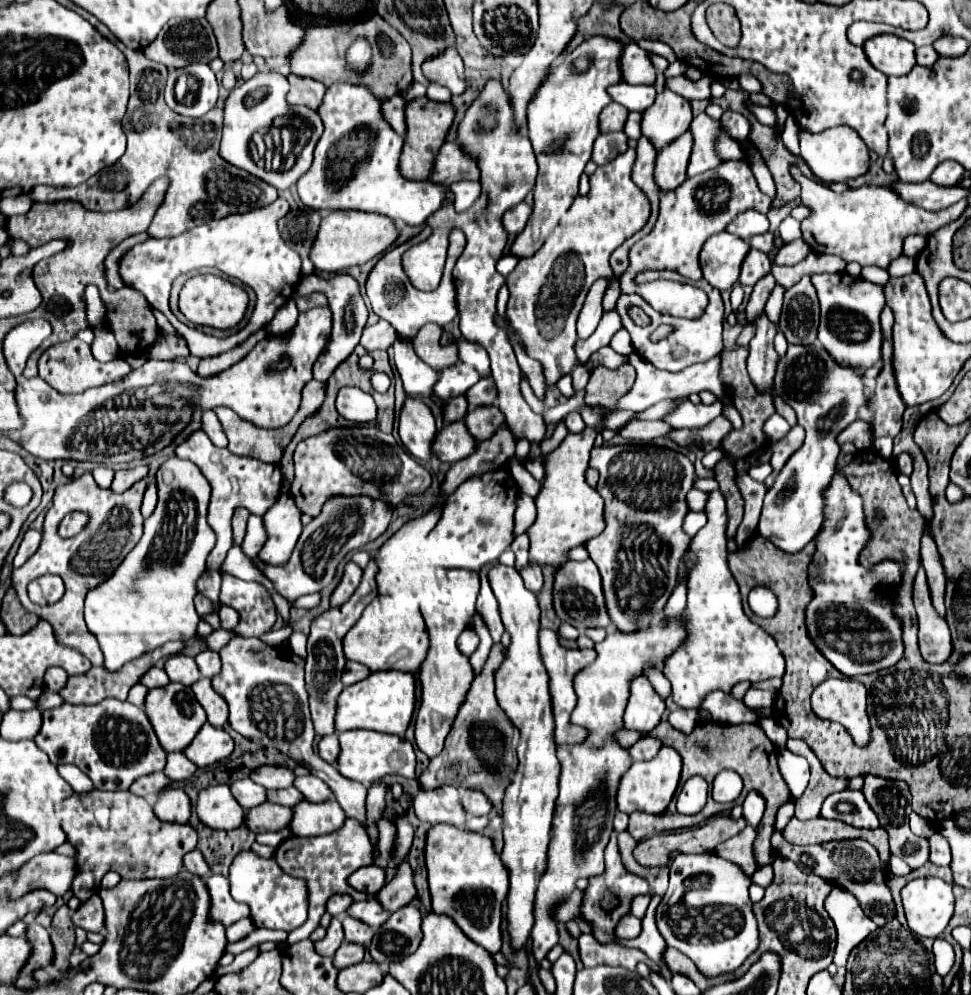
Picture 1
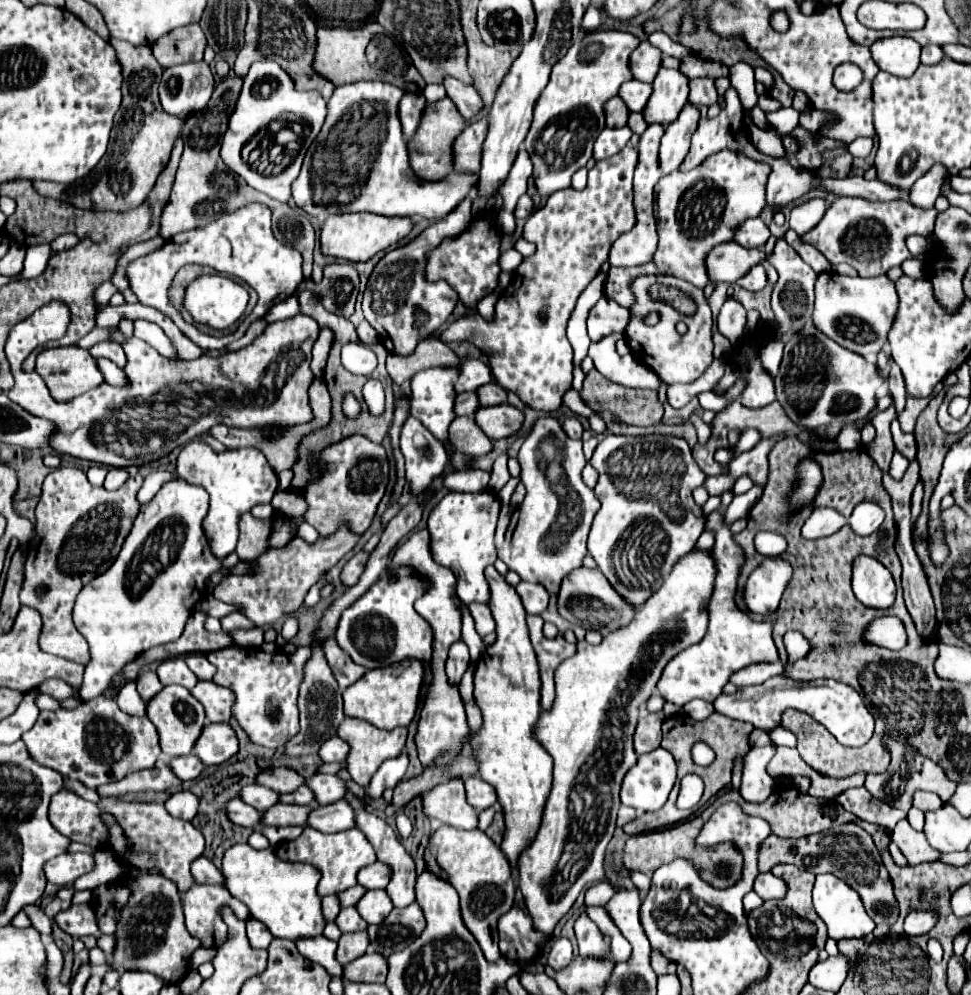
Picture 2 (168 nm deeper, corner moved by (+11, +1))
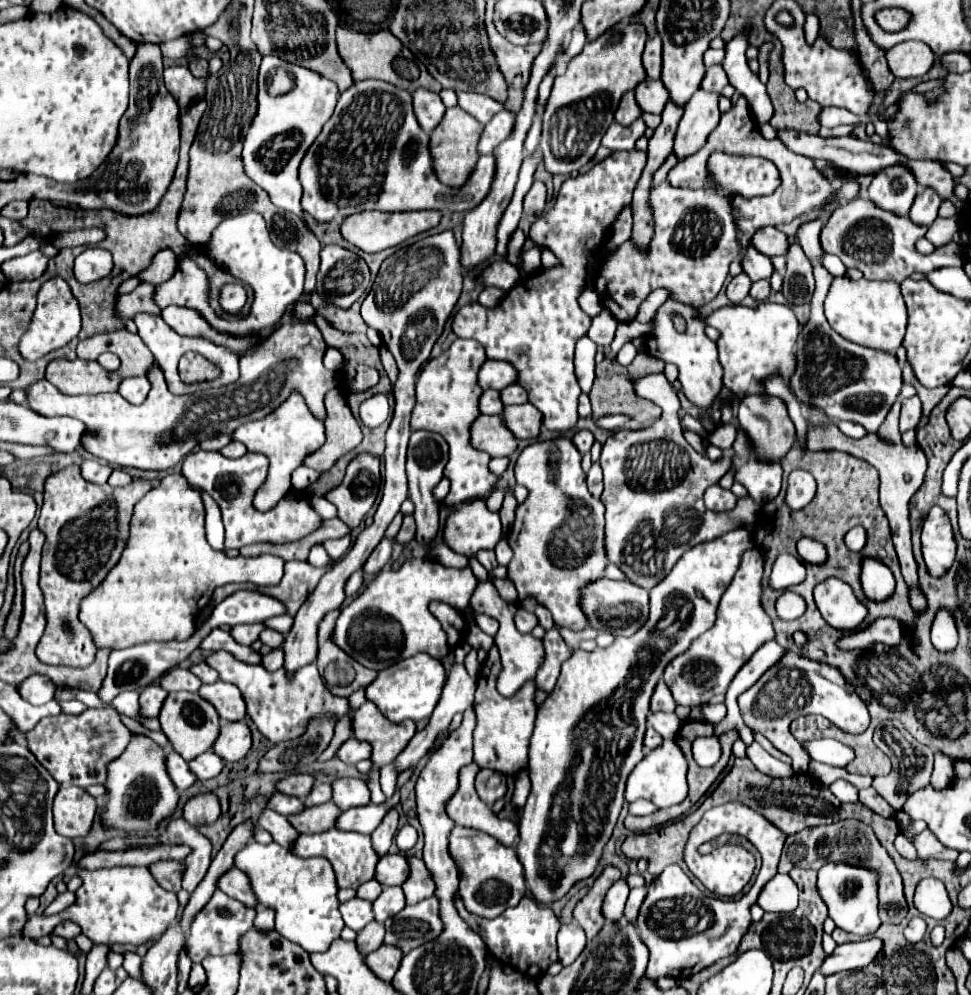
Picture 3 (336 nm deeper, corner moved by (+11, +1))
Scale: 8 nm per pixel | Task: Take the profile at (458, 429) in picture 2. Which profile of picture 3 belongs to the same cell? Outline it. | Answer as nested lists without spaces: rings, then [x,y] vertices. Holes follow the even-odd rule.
[[[479,415],[471,423],[471,445],[491,457],[507,457],[517,449],[517,439],[505,429],[499,415]]]

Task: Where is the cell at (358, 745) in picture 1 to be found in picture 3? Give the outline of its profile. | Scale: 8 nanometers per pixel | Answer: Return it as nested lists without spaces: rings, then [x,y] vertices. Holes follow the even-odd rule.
[[[365,701],[357,709],[357,713],[353,717],[353,737],[361,739],[361,741],[367,741],[371,745],[371,757],[369,759],[371,759],[373,767],[369,771],[369,781],[367,781],[367,787],[371,791],[371,801],[375,801],[375,803],[385,801],[385,795],[383,795],[383,791],[379,787],[379,769],[383,765],[389,765],[389,763],[395,761],[395,757],[405,749],[405,745],[409,743],[413,733],[415,733],[415,723],[413,721],[405,721],[405,723],[385,721],[385,717],[381,717],[381,713],[377,713],[377,707],[373,703],[369,703],[369,701]]]

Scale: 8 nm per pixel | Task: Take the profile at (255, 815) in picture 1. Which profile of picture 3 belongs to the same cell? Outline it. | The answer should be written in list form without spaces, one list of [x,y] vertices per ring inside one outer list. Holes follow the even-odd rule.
[[[329,801],[323,805],[307,807],[297,815],[289,815],[287,819],[299,833],[323,833],[325,829],[331,829],[335,825],[339,813],[341,809],[337,809],[337,805]]]

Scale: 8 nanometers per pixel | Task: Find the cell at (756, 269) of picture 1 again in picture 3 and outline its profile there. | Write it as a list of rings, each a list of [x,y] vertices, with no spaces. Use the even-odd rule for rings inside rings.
[[[759,279],[759,281],[753,281],[749,295],[751,295],[753,299],[757,299],[757,301],[765,301],[765,299],[771,295],[771,287],[769,287],[769,281],[767,281],[767,279]]]

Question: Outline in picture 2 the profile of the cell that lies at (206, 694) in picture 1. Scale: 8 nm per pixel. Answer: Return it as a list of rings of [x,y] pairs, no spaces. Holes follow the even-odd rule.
[[[199,681],[193,689],[191,689],[193,697],[197,697],[207,713],[207,719],[211,723],[227,723],[233,715],[233,691],[229,691],[227,687],[215,685],[213,681]]]

